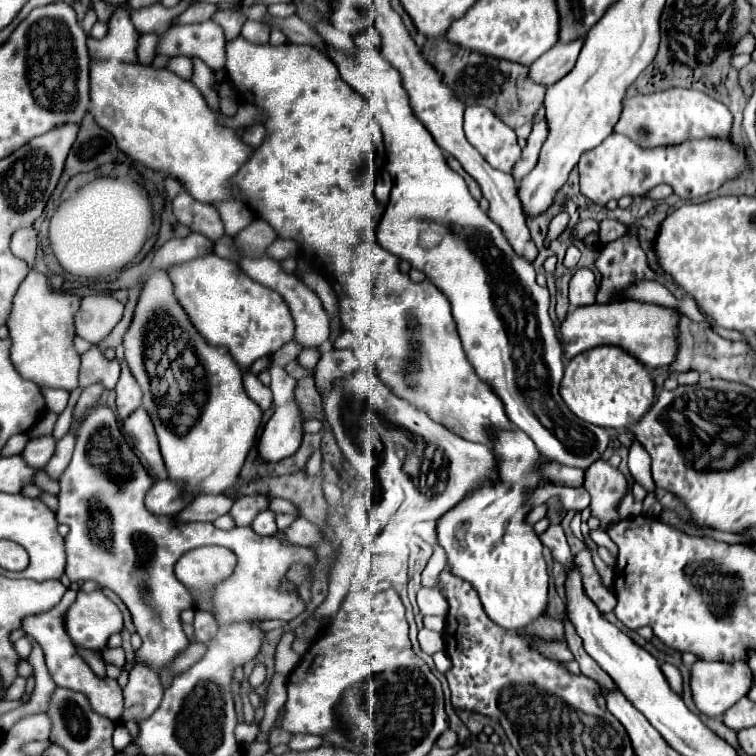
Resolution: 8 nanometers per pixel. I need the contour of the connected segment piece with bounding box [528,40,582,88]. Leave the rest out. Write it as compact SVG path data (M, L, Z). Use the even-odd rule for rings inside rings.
M582 40L570 42L568 46L556 44L554 48L550 48L546 54L542 54L536 62L528 66L530 80L542 88L548 88L560 78L564 78L576 64L576 54L580 52L580 46Z

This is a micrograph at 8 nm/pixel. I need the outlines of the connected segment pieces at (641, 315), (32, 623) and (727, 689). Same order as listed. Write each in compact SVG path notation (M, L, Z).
M624 300L612 304L580 306L568 312L566 318L560 322L558 338L566 360L572 360L580 352L586 352L596 346L618 346L636 360L640 360L642 364L646 364L648 368L664 368L672 362L676 354L676 326L678 326L676 308L662 308L638 300Z
M67 589L62 596L62 600L54 606L54 610L48 610L44 614L38 616L28 616L24 620L24 632L32 638L36 638L36 642L40 642L44 656L46 656L46 666L50 672L50 678L56 682L56 686L64 686L64 688L74 688L78 692L83 692L84 696L90 700L90 706L96 713L109 718L112 721L118 721L124 709L122 688L118 686L118 682L114 678L98 678L92 668L78 656L76 648L72 646L72 638L66 632L64 626L64 616L66 610L72 606L72 602L76 600L77 591Z
M696 662L690 672L690 688L694 704L708 718L722 716L732 704L736 704L740 698L746 696L750 686L752 686L752 672L744 662L734 662L734 664Z

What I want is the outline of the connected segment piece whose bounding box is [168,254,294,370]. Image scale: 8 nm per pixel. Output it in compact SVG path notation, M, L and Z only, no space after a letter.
M210 254L210 256L202 256L196 260L172 266L168 268L168 272L176 286L176 298L180 298L180 304L184 306L184 310L188 310L192 324L200 330L200 334L208 340L208 344L228 346L228 350L232 352L234 360L238 362L242 370L248 370L254 360L258 360L264 354L274 354L286 342L293 339L294 321L284 298L276 294L274 290L270 290L268 286L262 286L254 282L252 278L248 278L248 274L244 274L244 270L236 262Z

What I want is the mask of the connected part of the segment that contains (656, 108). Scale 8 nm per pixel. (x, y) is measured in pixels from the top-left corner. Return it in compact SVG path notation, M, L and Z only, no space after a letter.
M670 88L652 92L646 96L626 98L622 116L614 126L614 132L626 134L634 140L640 148L664 148L664 146L678 146L686 140L702 140L702 138L716 138L716 140L730 140L732 138L732 114L730 110L718 102L716 98L700 92L700 90L686 90L686 88Z

